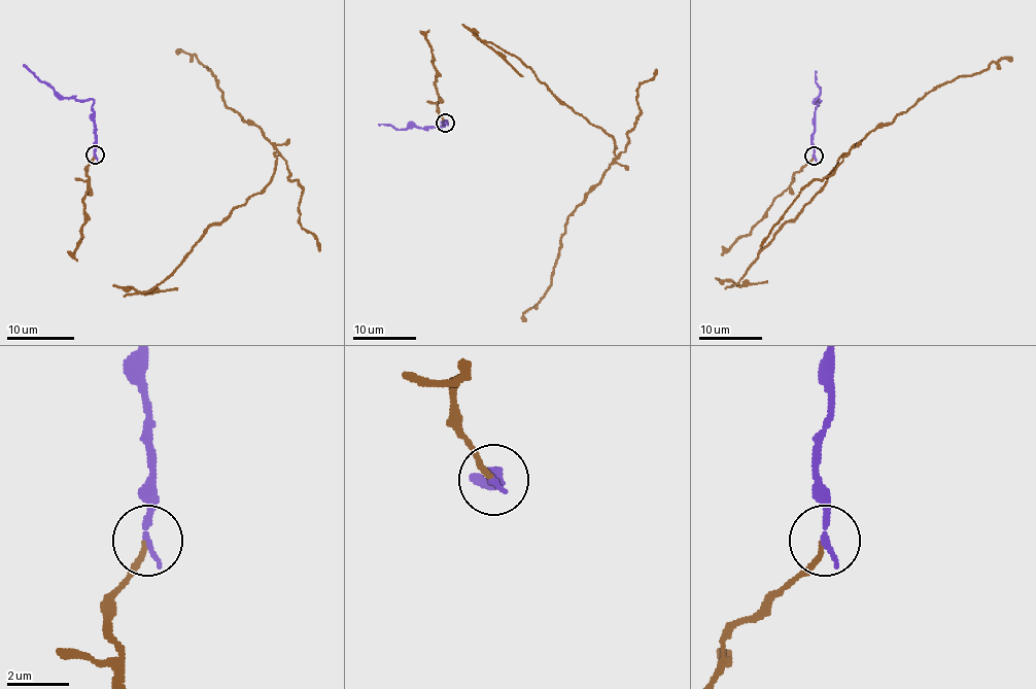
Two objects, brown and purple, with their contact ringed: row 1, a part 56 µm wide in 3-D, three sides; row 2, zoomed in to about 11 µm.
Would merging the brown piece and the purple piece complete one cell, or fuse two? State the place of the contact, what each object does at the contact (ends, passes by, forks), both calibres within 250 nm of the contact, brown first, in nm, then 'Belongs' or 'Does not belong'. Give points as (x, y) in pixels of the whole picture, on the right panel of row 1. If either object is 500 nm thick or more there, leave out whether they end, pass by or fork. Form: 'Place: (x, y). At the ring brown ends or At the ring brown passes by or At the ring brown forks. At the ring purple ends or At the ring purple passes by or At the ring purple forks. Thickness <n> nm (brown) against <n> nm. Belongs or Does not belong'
Place: (814, 156). At the ring brown ends. At the ring purple ends. Thickness 140 nm (brown) against 240 nm. Does not belong

